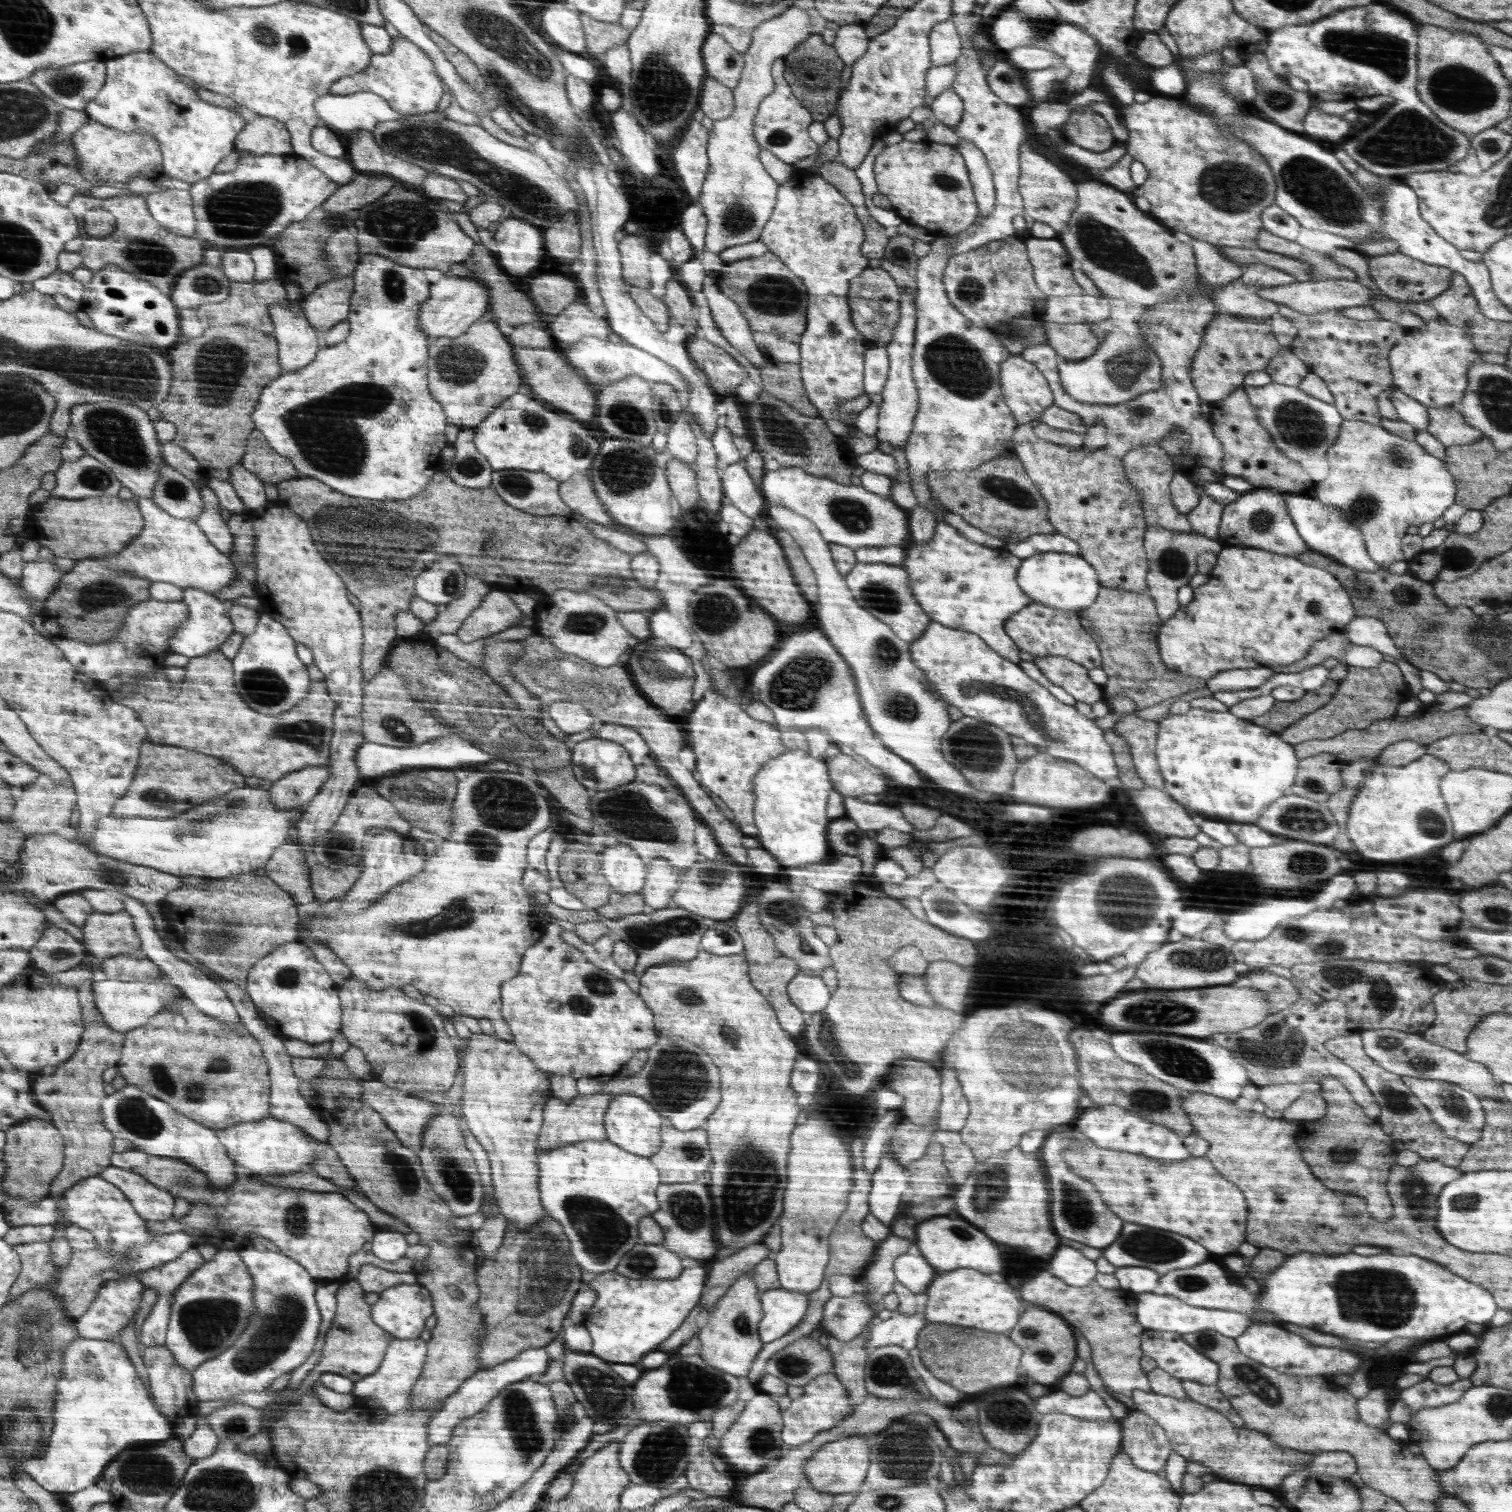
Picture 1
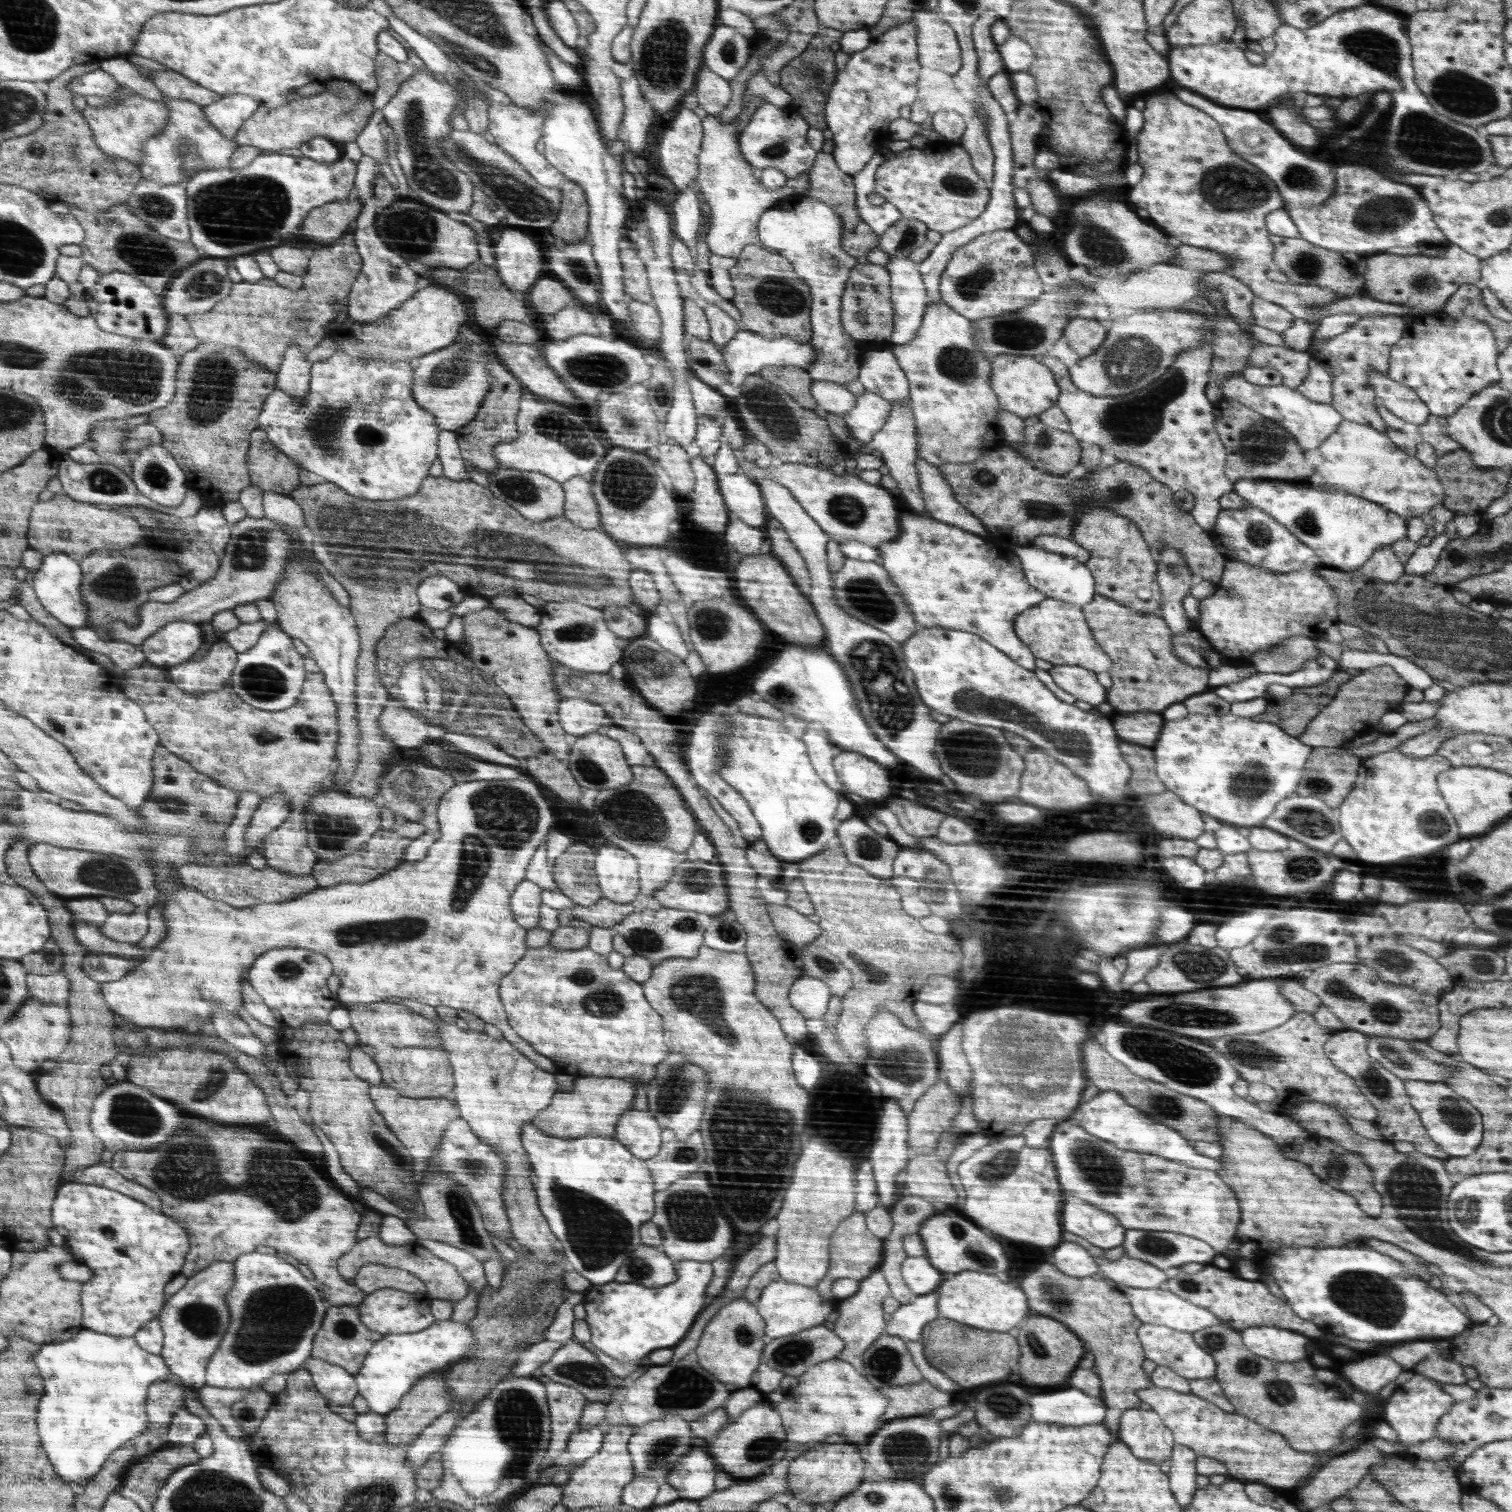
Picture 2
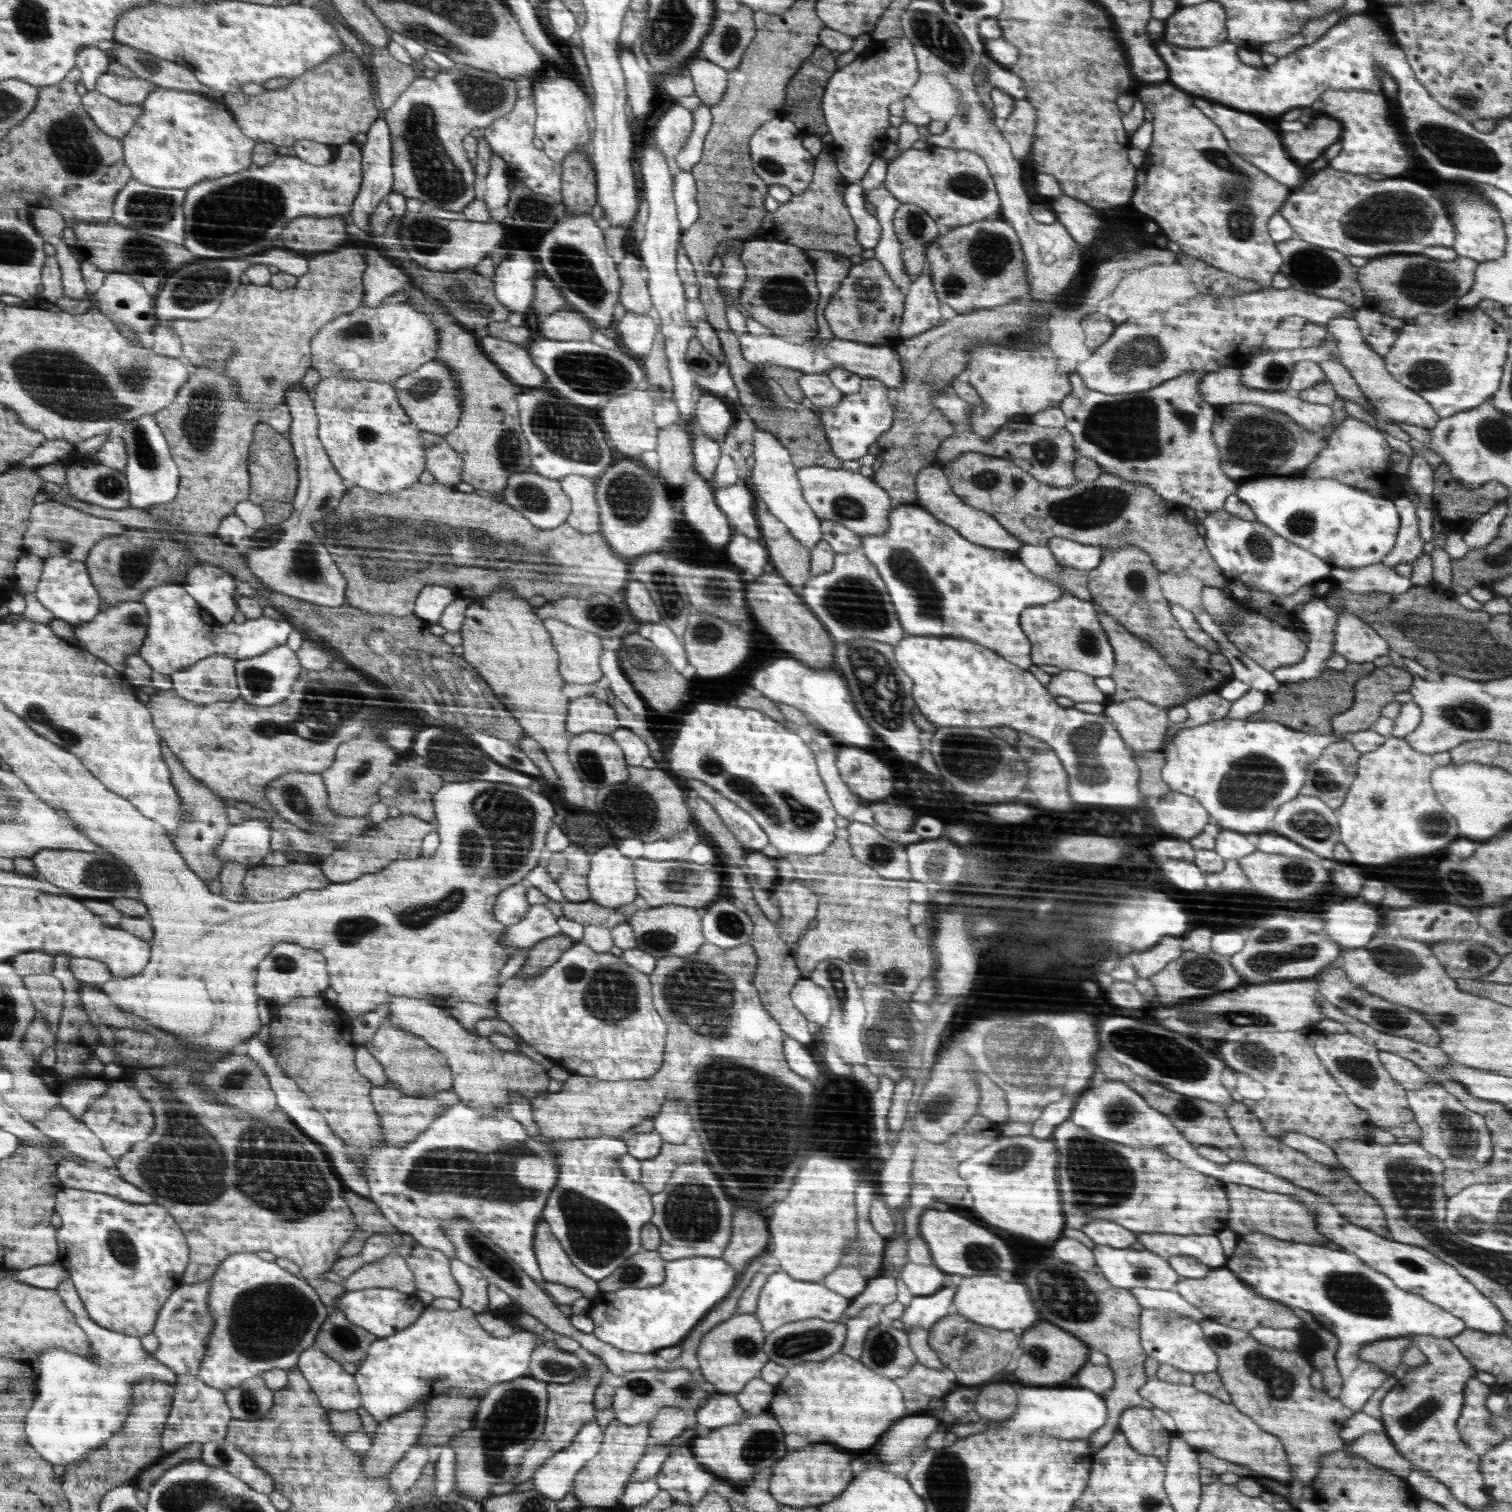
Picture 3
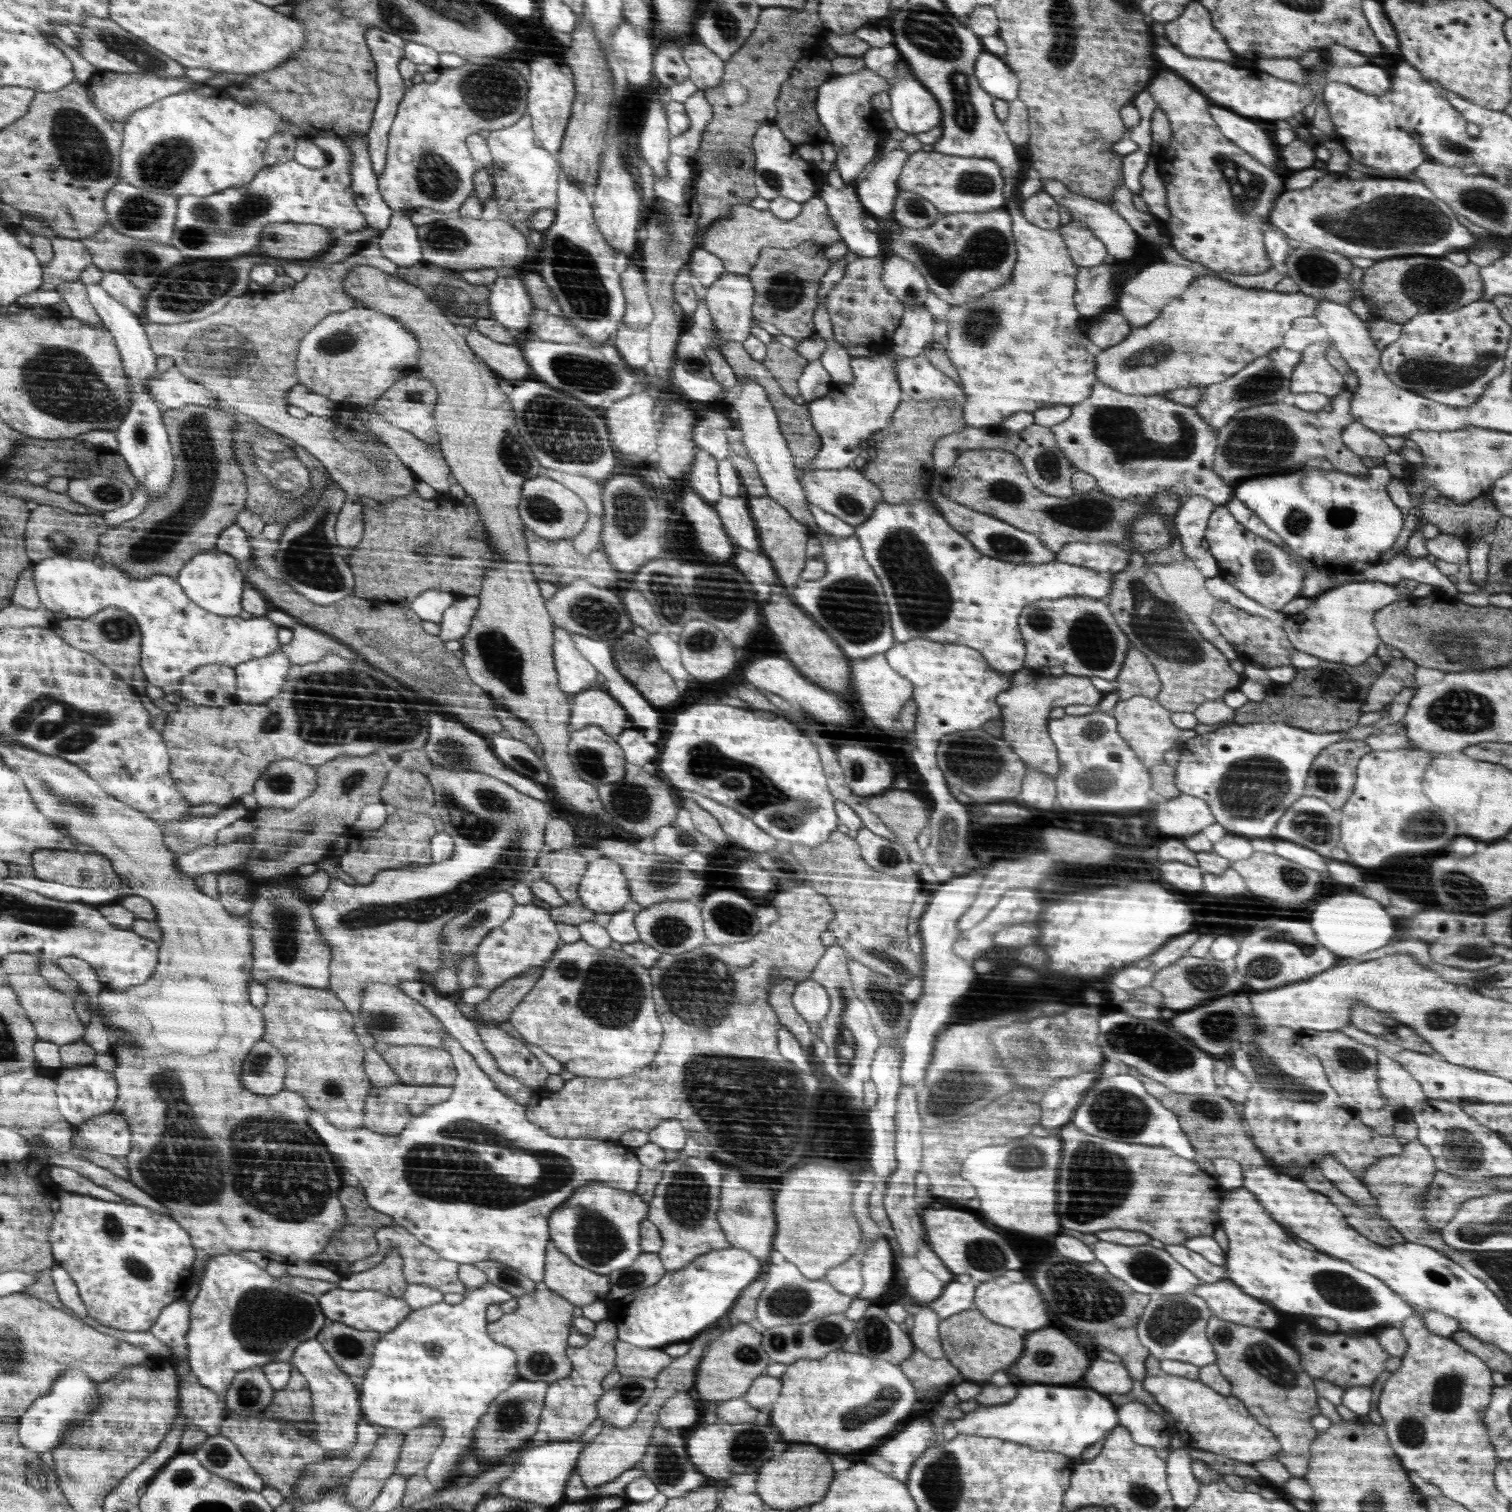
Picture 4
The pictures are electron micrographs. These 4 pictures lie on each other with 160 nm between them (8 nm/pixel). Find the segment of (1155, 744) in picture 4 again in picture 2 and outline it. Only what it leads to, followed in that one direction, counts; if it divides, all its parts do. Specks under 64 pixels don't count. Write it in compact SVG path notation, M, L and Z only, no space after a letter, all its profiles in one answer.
M1108 702L1099 704L1096 712L1102 717L1110 717L1120 740L1145 747L1152 747L1156 744L1165 723L1161 713L1148 710L1117 711Z

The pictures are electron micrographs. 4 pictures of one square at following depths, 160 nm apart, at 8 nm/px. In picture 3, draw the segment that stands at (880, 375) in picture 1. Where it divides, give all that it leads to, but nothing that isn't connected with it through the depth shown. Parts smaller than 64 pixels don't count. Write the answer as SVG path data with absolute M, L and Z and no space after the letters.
M939 465L923 468L916 476L916 483L918 492L917 505L944 521L944 524L957 529L972 544L998 549L999 551L1010 551L1014 554L1017 554L1018 551L1027 546L1025 542L1019 540L1019 537L1008 532L990 513L974 508L964 502L961 497L956 496L946 473Z

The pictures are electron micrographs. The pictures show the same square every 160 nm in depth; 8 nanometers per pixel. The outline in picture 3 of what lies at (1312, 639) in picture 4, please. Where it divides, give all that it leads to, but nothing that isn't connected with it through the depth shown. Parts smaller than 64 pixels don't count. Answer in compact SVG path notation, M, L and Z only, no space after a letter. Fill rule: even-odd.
M1384 563L1351 569L1331 567L1328 579L1338 583L1340 589L1357 595L1367 595L1368 593L1402 594L1413 585L1409 578L1400 576ZM1351 612L1337 613L1339 617L1333 640L1334 654L1352 663L1363 663L1389 653L1388 643L1373 628Z

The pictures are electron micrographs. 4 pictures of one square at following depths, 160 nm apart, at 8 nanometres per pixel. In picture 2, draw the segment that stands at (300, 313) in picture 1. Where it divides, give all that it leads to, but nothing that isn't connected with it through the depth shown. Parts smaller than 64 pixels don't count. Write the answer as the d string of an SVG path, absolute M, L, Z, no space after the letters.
M294 343L276 373L278 376L278 388L282 392L290 393L294 400L298 400L300 404L304 404L306 393L309 389L311 379L311 362L300 345Z

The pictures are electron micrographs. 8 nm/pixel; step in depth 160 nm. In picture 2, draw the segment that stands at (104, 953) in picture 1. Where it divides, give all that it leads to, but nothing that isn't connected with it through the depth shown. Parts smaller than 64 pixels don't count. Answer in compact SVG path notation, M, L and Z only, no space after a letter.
M145 910L130 914L110 913L102 928L108 928L107 936L114 940L138 943L148 932L147 913Z

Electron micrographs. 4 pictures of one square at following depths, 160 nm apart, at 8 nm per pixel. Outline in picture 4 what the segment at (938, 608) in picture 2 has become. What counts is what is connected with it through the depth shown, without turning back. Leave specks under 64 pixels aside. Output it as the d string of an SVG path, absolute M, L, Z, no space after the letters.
M928 494L913 502L880 503L866 523L855 527L855 535L859 537L862 545L863 557L871 565L883 586L896 643L922 639L964 645L981 652L993 669L1009 677L1023 668L1026 658L1026 645L1019 629L1018 617L1027 604L1042 599L1056 600L1068 596L1100 599L1111 591L1113 573L1110 571L1092 570L1060 561L1021 565L984 555L963 533L948 524L946 517L938 511Z

